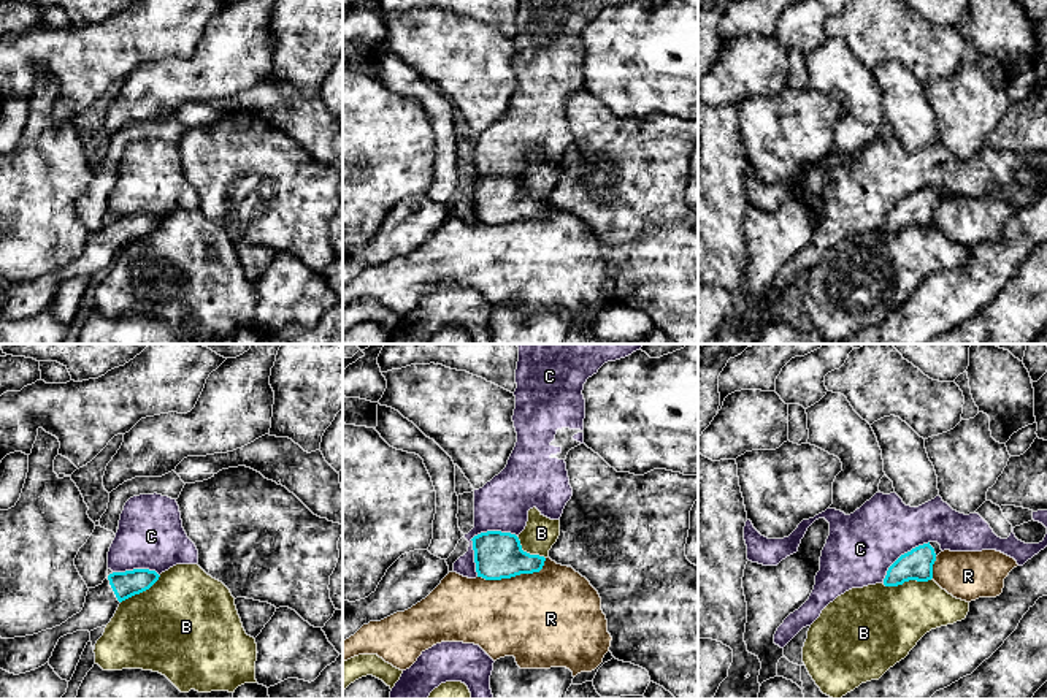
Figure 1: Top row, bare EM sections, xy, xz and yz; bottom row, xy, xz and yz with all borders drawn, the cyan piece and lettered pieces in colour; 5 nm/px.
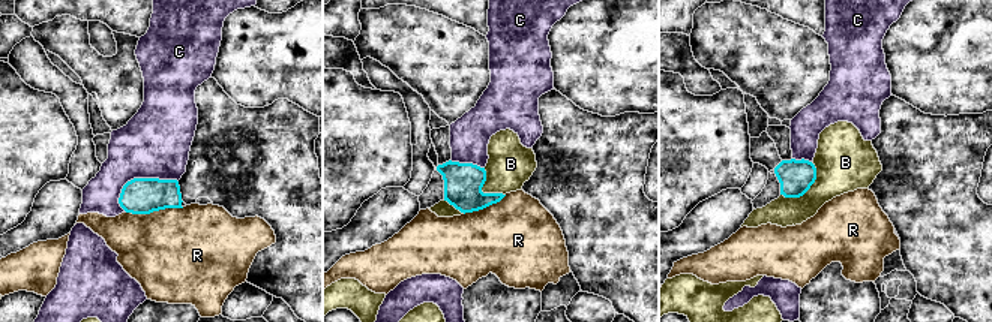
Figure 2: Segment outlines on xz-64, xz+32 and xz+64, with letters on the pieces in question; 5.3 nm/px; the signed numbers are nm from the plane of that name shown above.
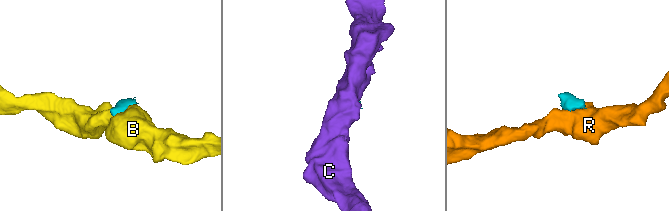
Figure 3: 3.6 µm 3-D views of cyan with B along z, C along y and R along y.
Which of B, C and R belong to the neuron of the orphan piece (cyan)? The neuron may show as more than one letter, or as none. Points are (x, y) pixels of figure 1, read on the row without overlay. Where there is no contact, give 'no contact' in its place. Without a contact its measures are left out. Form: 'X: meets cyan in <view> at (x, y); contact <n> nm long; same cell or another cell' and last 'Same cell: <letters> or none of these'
B: meets cyan in yz at (906, 225); contact 240 nm long; another cell
C: meets cyan in xz at (475, 181); contact 300 nm long; another cell
R: meets cyan in xz at (514, 221); contact 360 nm long; another cell
Same cell: none of these

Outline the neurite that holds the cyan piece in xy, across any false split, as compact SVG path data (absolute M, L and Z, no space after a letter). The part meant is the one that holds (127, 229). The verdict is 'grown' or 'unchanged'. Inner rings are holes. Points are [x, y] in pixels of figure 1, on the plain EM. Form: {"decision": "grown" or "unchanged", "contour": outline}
{"decision": "grown", "contour": "M149 214L113 217L103 225L102 230L89 233L82 255L68 263L60 271L25 282L14 282L14 284L0 282L0 314L19 320L44 311L52 301L52 296L60 282L73 279L76 276L90 277L97 273L106 271L114 262L122 246L149 235L159 225L159 222L160 220L155 216Z"}

